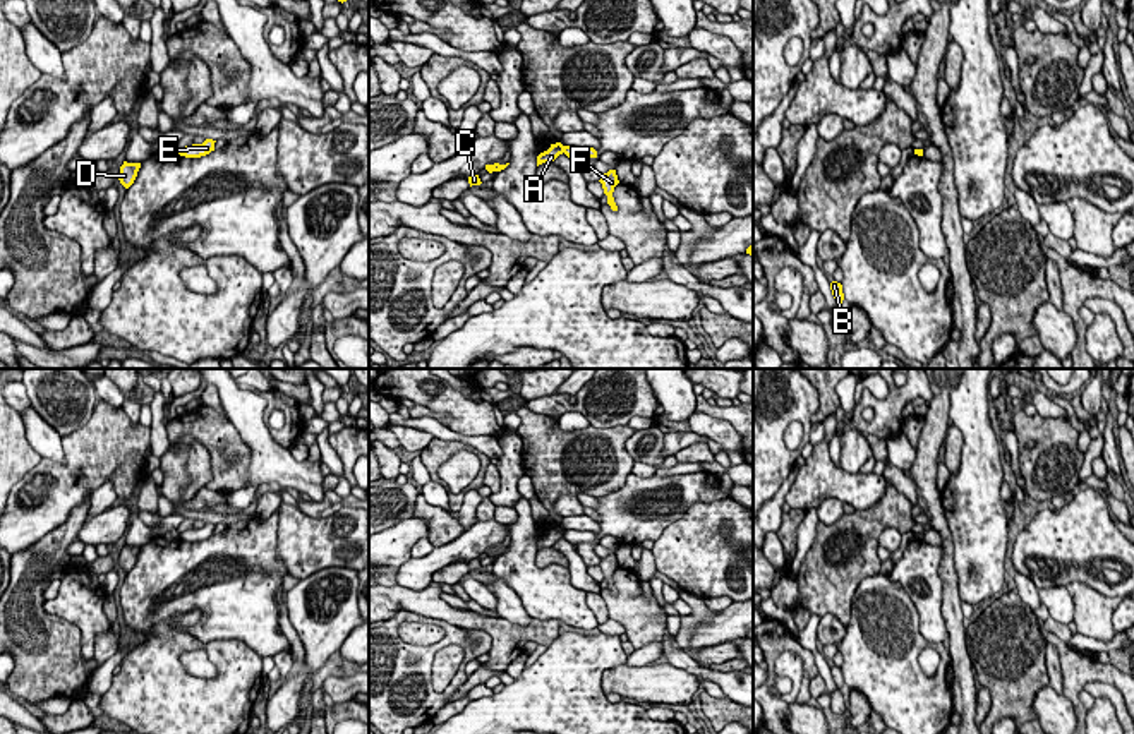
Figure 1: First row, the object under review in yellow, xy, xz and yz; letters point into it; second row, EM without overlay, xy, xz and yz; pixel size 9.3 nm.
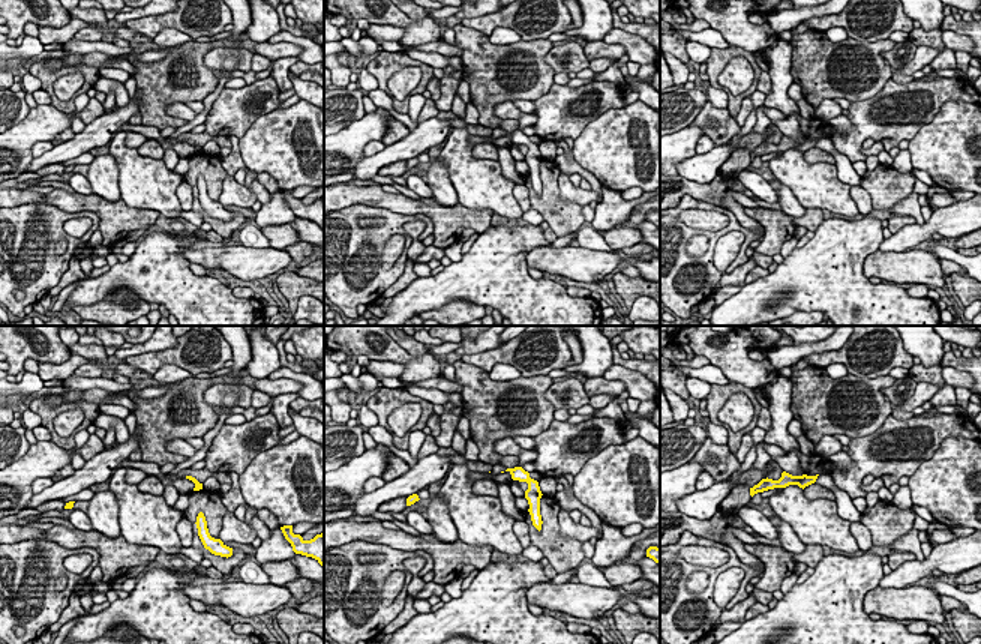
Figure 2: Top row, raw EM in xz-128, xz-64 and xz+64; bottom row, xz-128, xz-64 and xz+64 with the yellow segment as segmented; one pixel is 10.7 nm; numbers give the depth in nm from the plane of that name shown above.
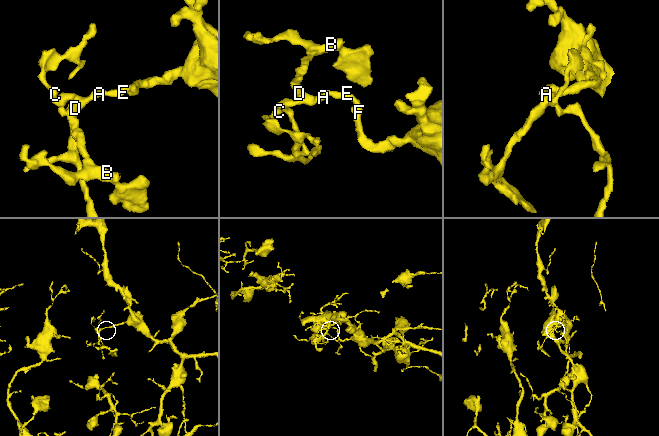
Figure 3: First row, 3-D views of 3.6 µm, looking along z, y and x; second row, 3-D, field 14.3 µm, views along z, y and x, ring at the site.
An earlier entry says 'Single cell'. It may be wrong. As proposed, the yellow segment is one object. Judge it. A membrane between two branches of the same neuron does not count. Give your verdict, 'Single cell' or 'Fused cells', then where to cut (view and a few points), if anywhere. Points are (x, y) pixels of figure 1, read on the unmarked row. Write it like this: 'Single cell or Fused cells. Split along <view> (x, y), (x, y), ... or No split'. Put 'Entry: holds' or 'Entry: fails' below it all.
Fused cells. Split along xz (565, 530), (561, 535)
Entry: fails

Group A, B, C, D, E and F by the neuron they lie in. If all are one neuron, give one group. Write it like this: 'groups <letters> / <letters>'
groups A B C D / E F

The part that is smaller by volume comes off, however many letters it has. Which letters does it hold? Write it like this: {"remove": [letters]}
{"remove": ["A", "B", "C", "D"]}

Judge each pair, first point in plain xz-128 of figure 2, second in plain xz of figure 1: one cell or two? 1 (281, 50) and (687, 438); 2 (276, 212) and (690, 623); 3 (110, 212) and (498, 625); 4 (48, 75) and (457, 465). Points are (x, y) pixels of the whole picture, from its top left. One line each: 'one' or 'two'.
1: one
2: one
3: one
4: two

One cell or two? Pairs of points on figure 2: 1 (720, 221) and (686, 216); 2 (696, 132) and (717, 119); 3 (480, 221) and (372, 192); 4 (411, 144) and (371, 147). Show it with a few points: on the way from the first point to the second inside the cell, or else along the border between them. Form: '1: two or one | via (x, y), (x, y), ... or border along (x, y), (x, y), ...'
1: one | via (711, 221), (695, 218)
2: two | border along (692, 123), (704, 134)
3: one | via (453, 218), (443, 218), (428, 206), (399, 203)
4: two | border along (386, 146), (365, 156)

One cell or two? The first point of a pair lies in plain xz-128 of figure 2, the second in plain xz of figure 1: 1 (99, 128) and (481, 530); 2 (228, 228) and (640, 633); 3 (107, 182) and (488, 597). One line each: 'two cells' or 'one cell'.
1: one cell
2: one cell
3: two cells

